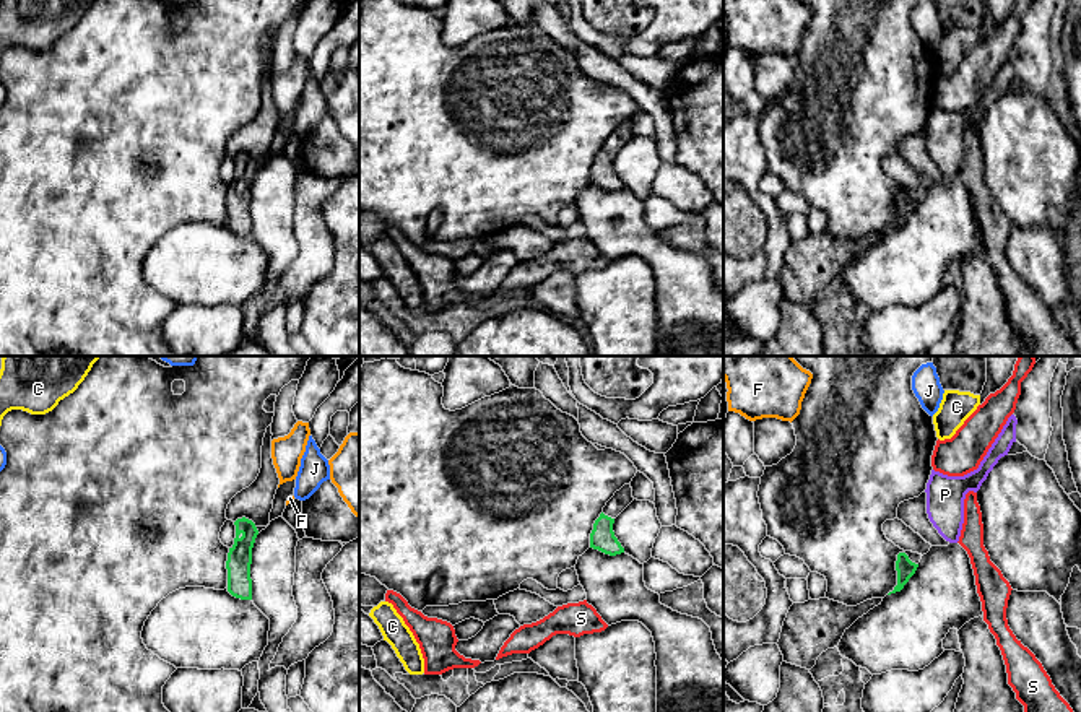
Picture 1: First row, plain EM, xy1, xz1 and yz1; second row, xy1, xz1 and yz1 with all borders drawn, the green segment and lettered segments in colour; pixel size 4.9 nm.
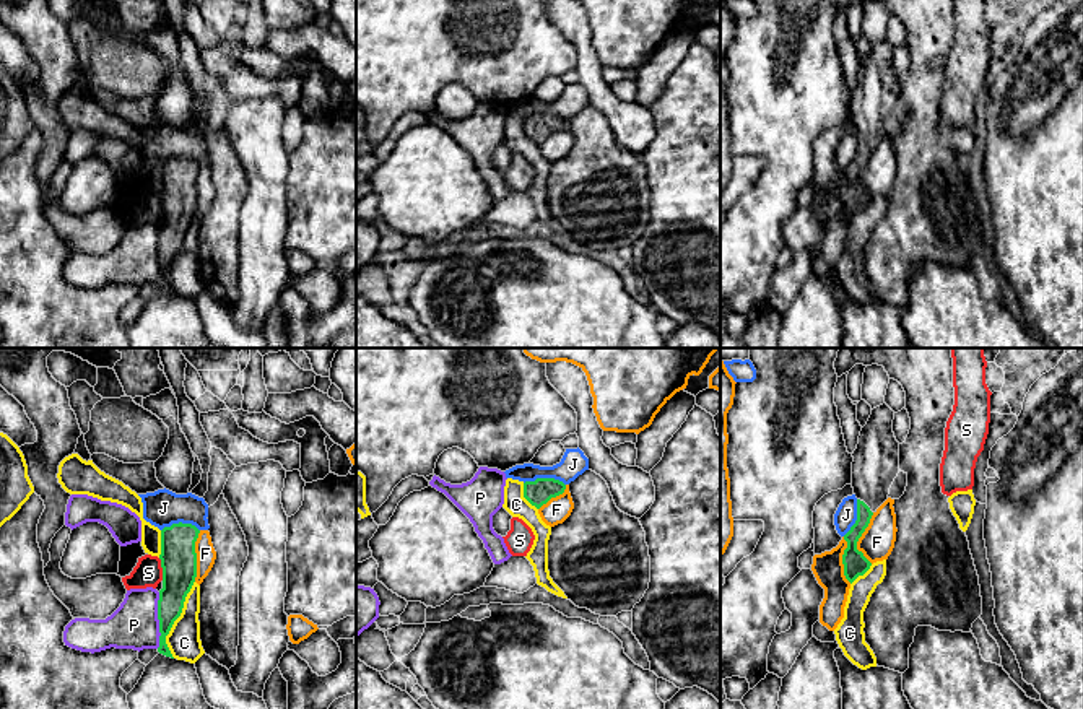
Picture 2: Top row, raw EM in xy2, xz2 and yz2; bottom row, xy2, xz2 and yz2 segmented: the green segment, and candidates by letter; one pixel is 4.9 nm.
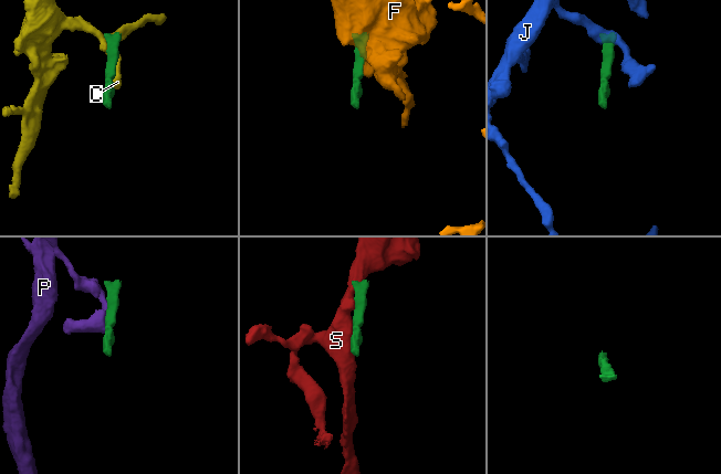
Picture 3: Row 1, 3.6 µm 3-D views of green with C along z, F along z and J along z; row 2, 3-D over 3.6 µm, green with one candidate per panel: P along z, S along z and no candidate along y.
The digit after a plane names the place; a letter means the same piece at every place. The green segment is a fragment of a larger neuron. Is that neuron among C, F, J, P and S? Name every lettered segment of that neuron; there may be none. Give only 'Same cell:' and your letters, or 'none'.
Same cell: none

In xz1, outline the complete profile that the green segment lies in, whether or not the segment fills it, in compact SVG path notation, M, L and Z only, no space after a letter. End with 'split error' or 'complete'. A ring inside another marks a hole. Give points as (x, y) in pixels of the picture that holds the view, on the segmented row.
M624 484L614 496L606 502L603 512L593 523L590 533L590 548L598 549L605 554L616 556L624 553L624 548L618 541L613 532L614 519L634 501L631 484Z; split error

